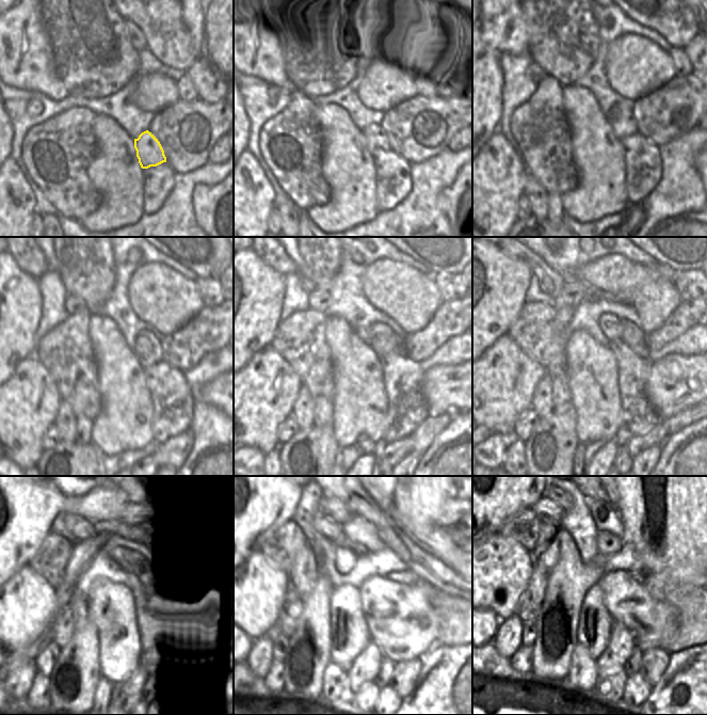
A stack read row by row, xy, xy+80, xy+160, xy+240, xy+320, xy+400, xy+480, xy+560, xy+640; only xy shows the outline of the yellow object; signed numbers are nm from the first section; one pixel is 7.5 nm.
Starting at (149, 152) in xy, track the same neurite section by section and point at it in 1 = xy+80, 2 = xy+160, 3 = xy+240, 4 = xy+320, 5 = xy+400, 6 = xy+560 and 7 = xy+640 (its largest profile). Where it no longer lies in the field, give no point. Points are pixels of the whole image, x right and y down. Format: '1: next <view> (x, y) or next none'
1: next xy+80 (379, 142)
2: next xy+160 (623, 122)
3: next xy+240 (147, 349)
4: next xy+320 (383, 339)
5: next xy+400 (610, 324)
6: next xy+560 (323, 524)
7: next xy+640 (548, 511)

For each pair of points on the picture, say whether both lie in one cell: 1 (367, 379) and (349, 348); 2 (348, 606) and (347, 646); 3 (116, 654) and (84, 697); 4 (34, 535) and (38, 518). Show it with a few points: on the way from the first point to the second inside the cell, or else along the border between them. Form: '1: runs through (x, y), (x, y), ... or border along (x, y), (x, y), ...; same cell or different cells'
1: runs through (359, 371), (350, 355); same cell
2: runs through (349, 616), (349, 636); same cell
3: border along (97, 651), (97, 664), (100, 676); different cells
4: runs through (34, 530), (34, 522); same cell

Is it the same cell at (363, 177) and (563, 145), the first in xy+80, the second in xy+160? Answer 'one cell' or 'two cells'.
two cells

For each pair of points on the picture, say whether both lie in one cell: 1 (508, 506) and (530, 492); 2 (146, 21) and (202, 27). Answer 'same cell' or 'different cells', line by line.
1: same cell
2: different cells

